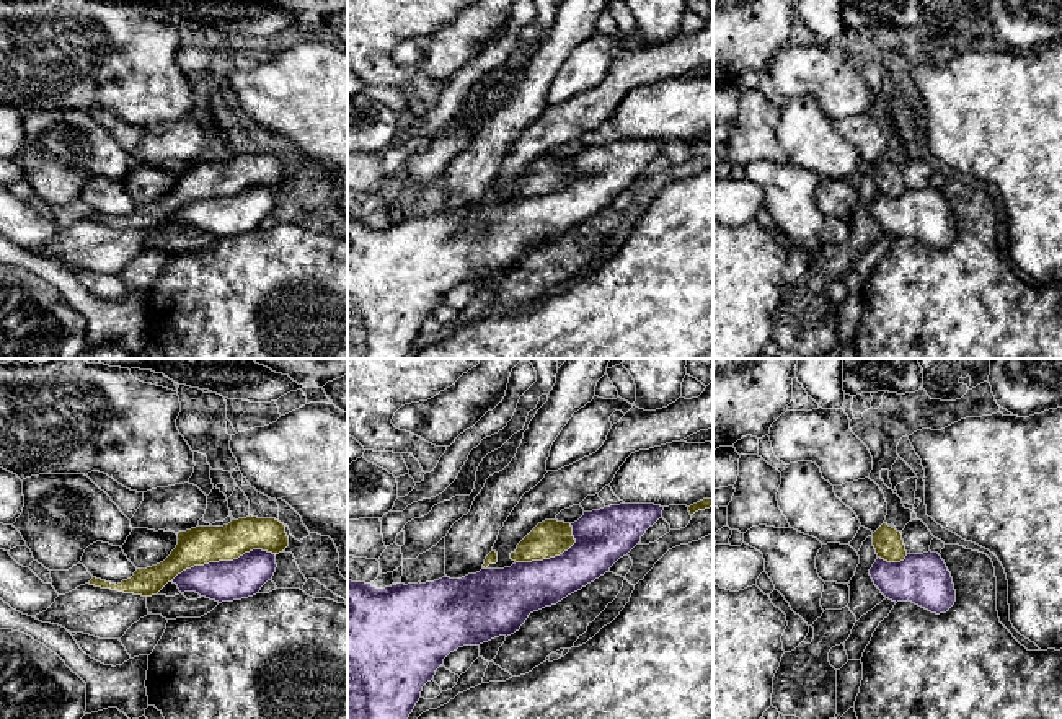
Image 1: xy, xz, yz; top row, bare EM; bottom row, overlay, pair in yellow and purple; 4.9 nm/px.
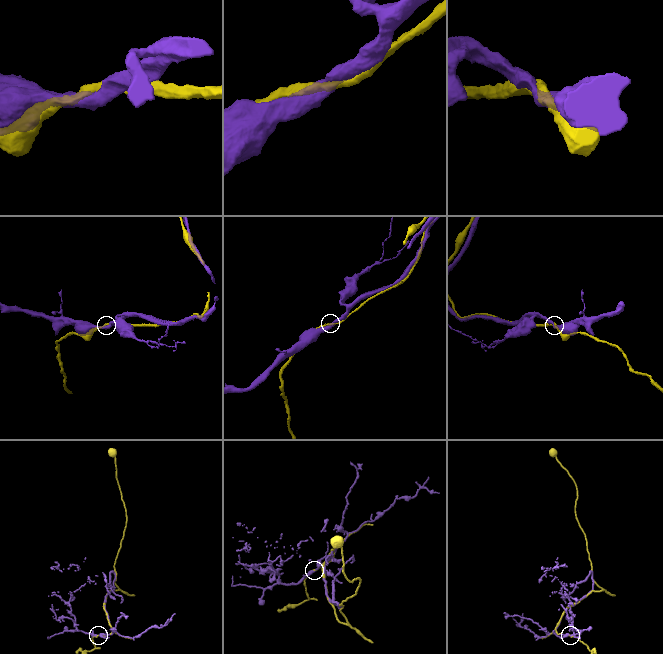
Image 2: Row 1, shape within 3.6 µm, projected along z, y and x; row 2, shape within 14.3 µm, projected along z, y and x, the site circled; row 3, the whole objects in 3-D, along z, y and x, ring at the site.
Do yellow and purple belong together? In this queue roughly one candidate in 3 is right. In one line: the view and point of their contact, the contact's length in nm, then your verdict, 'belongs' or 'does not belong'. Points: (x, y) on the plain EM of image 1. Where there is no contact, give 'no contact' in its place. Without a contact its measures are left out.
xy (222, 194) | 550 nm | does not belong

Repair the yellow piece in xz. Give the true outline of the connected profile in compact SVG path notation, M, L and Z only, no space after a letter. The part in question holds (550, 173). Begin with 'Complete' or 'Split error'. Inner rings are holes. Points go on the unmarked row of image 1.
Complete. M545 155L519 179L511 194L516 197L543 196L563 189L576 178L571 158Z

